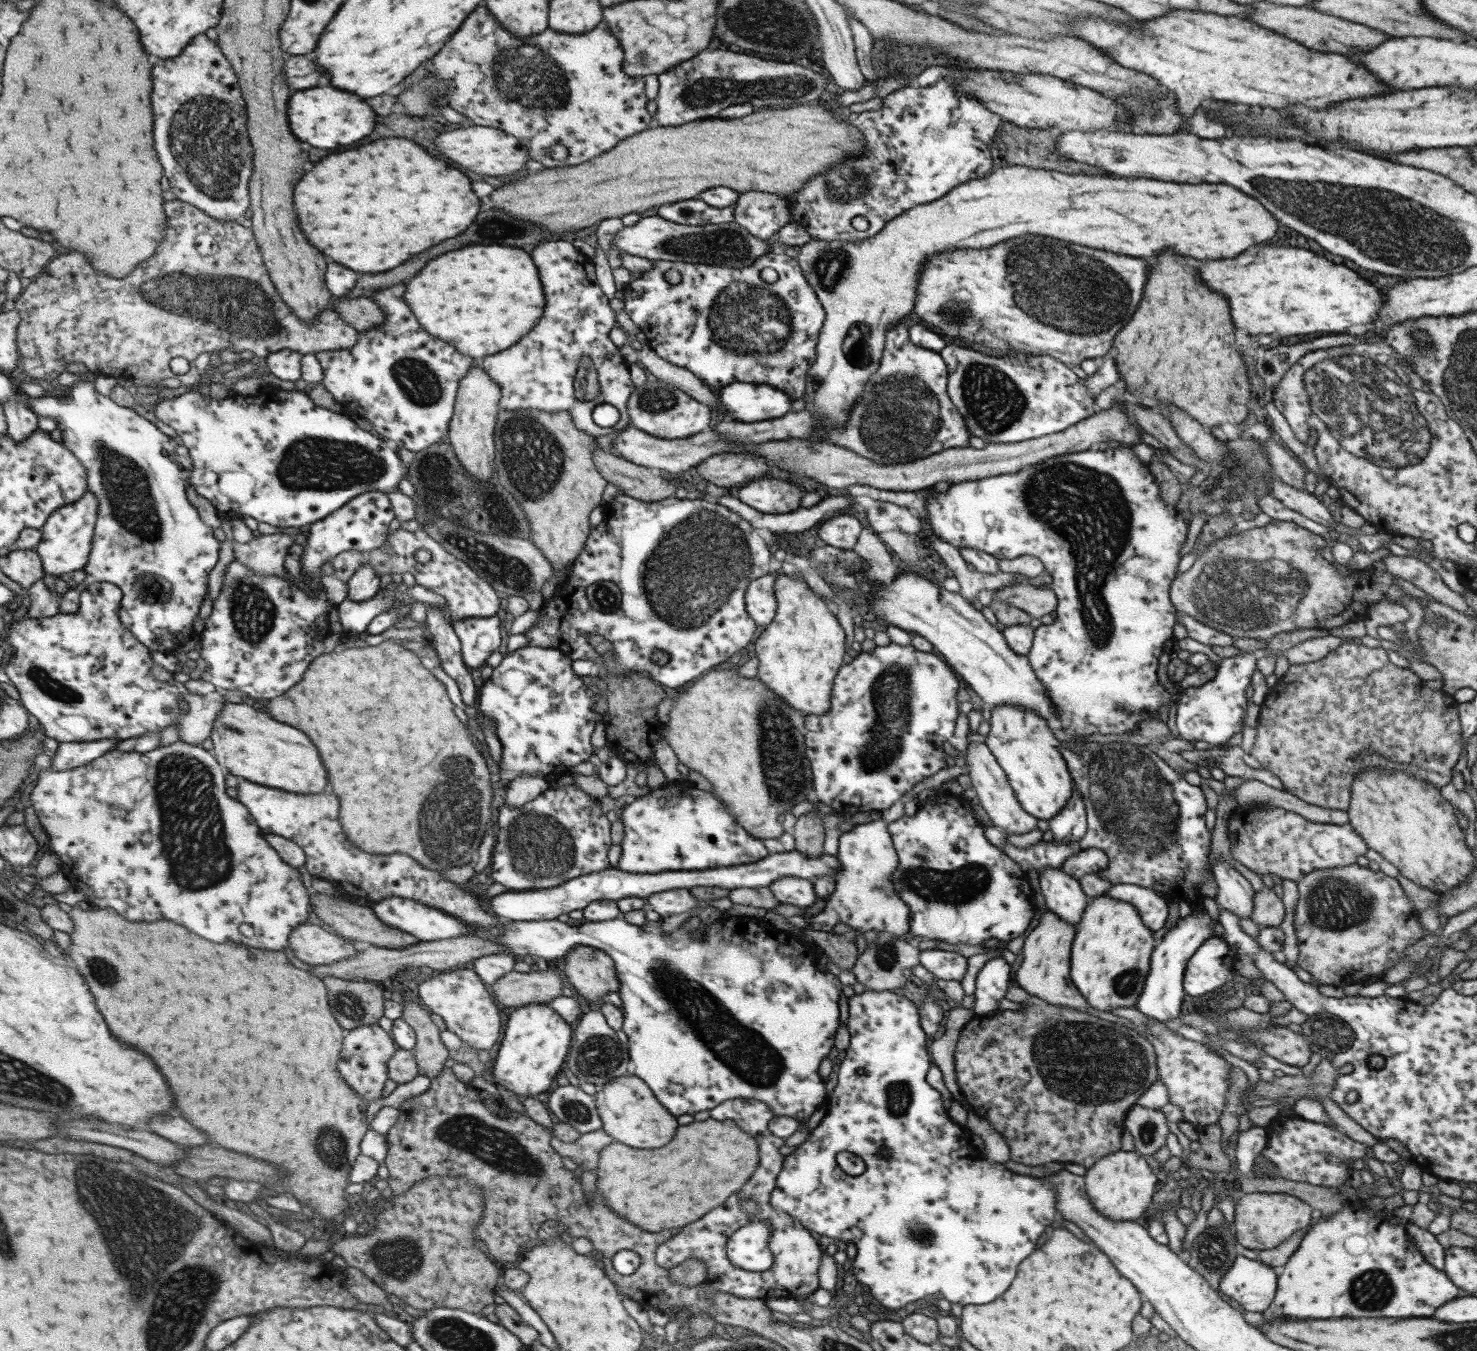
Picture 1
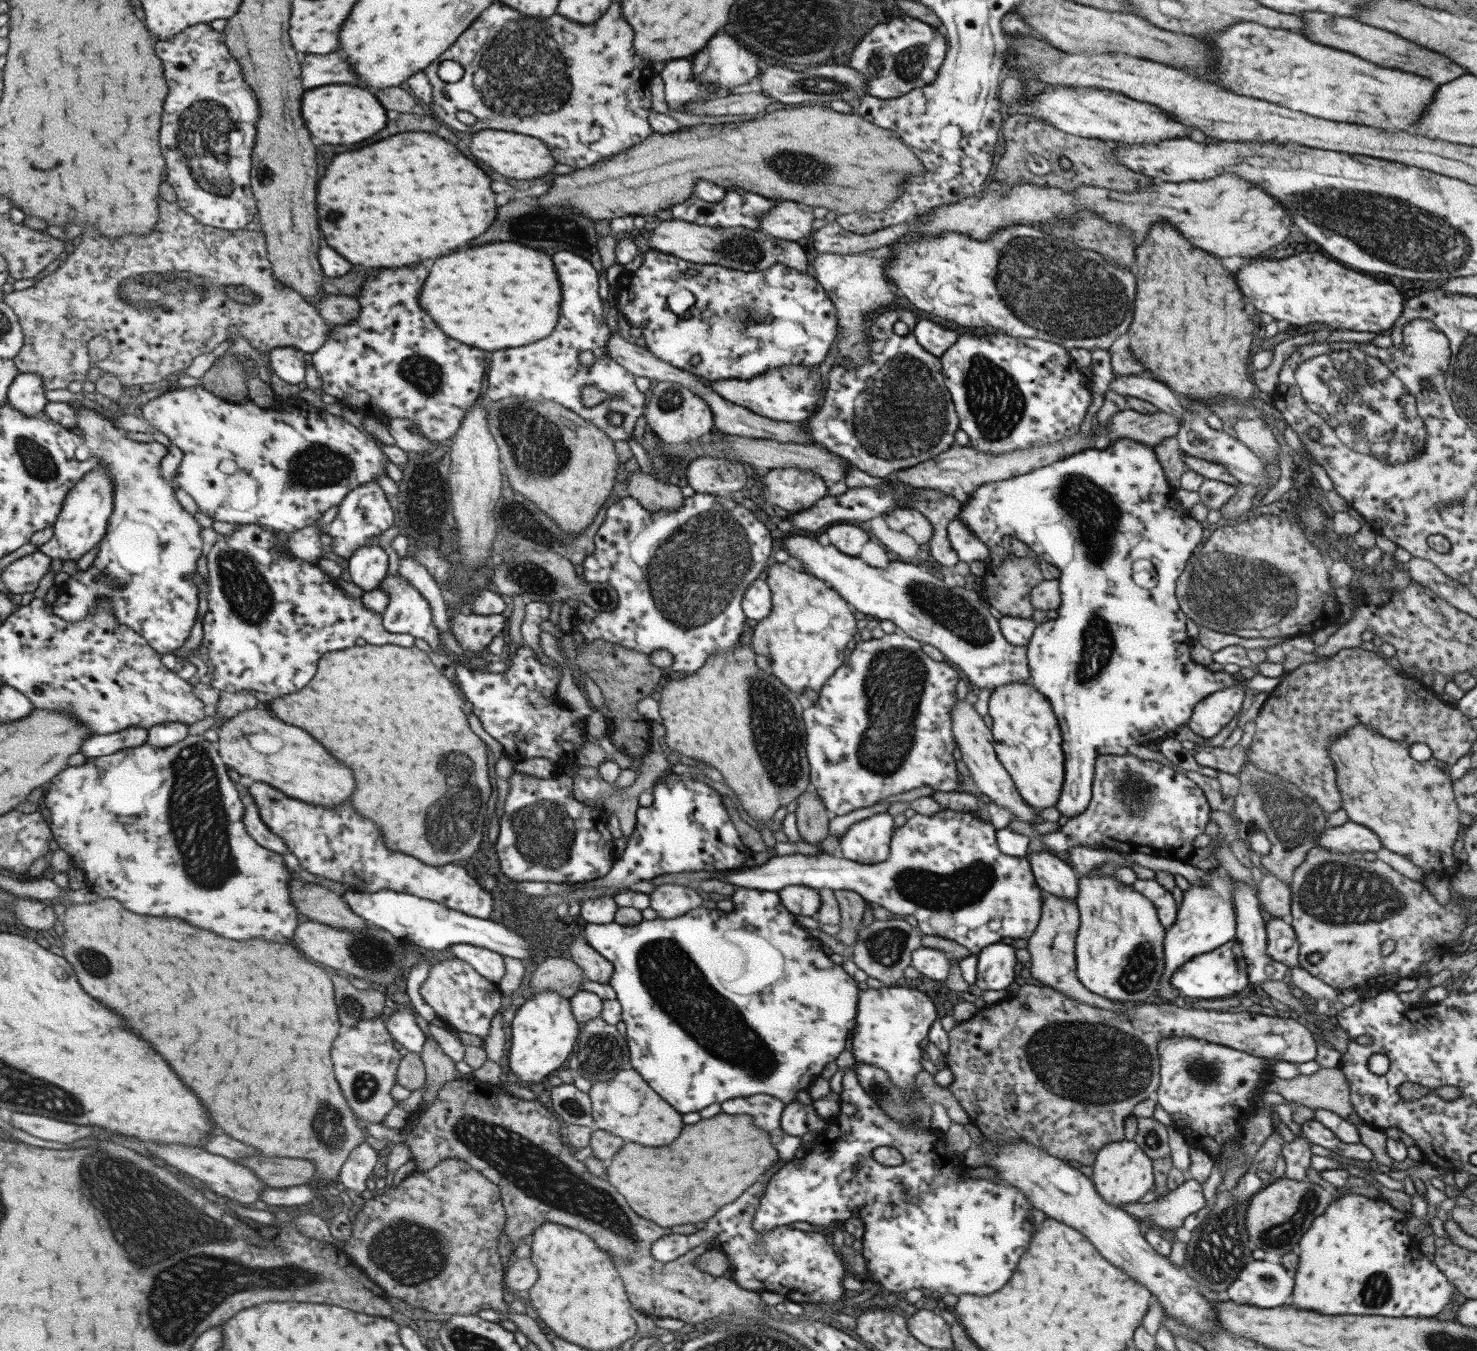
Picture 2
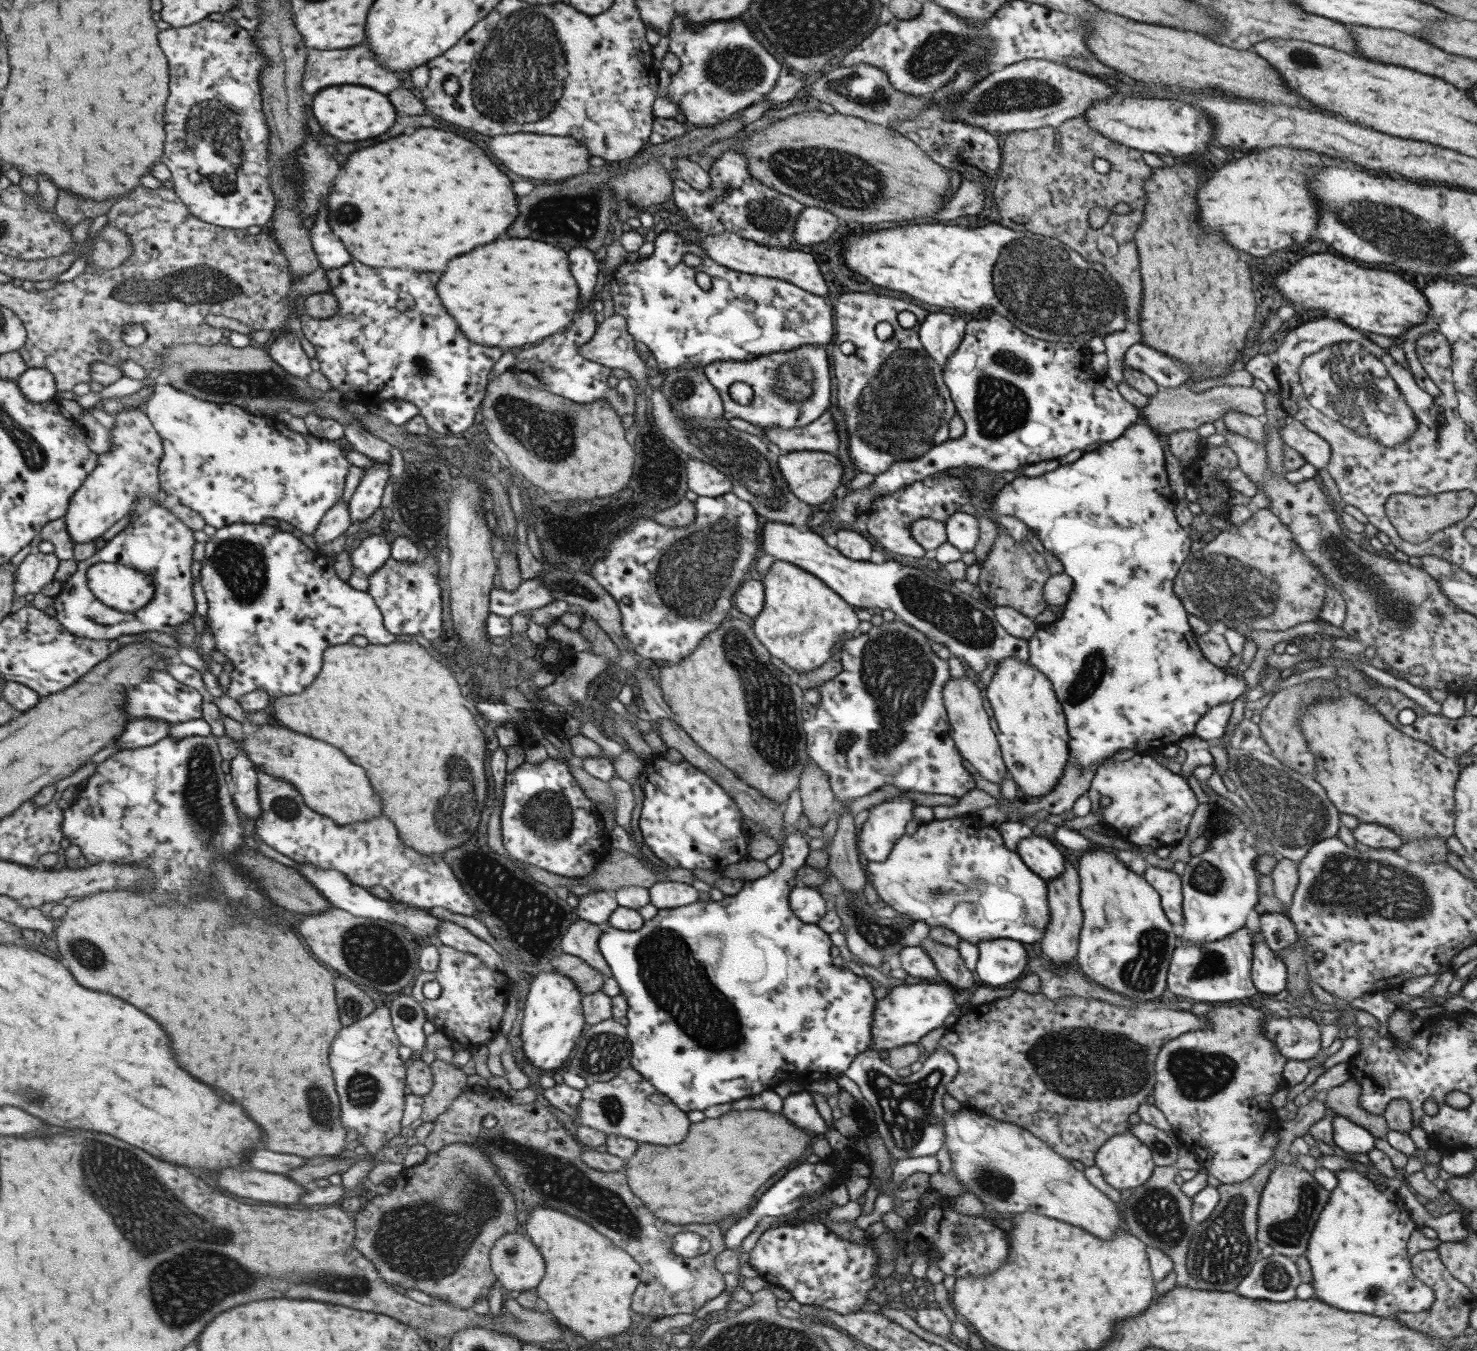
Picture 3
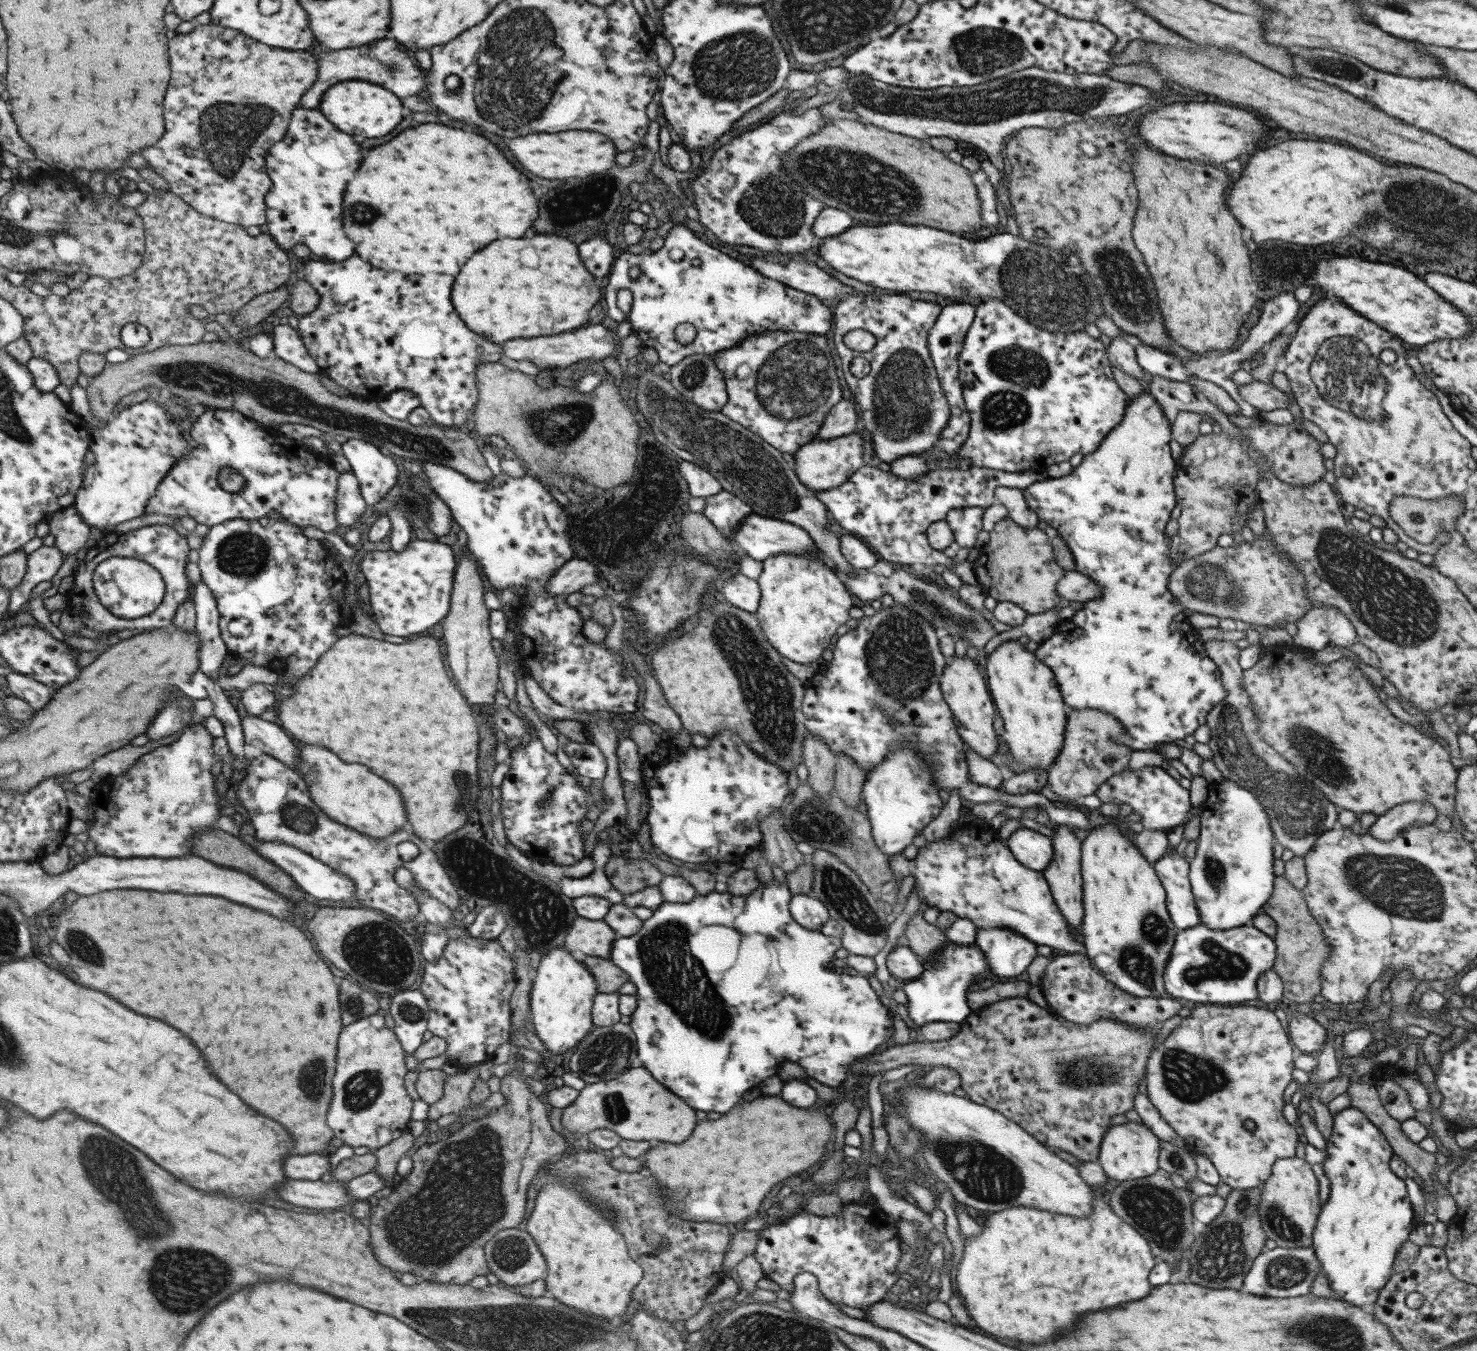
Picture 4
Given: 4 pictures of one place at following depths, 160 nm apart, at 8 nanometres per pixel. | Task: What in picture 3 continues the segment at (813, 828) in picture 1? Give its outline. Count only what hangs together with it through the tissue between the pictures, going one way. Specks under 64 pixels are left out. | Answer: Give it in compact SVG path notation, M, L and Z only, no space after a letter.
M808 760L800 772L798 790L802 813L808 816L810 825L822 828L836 809L828 776Z

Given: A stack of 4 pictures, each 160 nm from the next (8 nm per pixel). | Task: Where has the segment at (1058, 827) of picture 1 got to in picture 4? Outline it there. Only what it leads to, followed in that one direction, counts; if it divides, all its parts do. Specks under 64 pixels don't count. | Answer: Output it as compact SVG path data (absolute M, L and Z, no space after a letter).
M1145 390L1130 399L1130 403L1125 407L1120 423L1113 427L1103 440L1097 445L1097 448L1089 454L1082 456L1077 467L1073 467L1069 474L1062 477L1047 477L1043 480L1033 482L1028 487L1022 489L1026 503L1030 509L1033 509L1038 516L1039 524L1051 534L1057 534L1065 541L1075 566L1073 570L1087 576L1093 580L1099 590L1101 597L1093 601L1087 601L1082 604L1082 608L1075 611L1072 618L1064 622L1057 622L1056 632L1041 642L1035 656L1043 661L1054 674L1055 682L1058 684L1063 703L1070 710L1099 710L1105 714L1111 714L1115 720L1122 724L1133 740L1143 744L1143 748L1153 750L1164 743L1171 743L1174 740L1181 739L1184 736L1192 735L1193 731L1202 724L1206 724L1206 716L1219 702L1225 698L1226 690L1222 687L1220 672L1214 662L1204 653L1204 642L1196 634L1195 628L1190 625L1188 618L1183 614L1184 609L1177 603L1177 600L1167 591L1167 580L1177 564L1174 564L1168 556L1168 546L1170 539L1165 537L1163 530L1169 518L1169 512L1176 504L1174 484L1174 459L1169 454L1168 442L1172 439L1170 433L1170 422L1165 413L1157 404L1157 401Z

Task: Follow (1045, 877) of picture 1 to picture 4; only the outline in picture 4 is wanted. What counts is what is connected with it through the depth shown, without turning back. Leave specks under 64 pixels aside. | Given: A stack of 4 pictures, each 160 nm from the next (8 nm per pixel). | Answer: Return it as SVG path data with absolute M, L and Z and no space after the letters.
M1017 827L1006 839L1007 849L1025 868L1043 872L1053 857L1050 838L1035 830Z

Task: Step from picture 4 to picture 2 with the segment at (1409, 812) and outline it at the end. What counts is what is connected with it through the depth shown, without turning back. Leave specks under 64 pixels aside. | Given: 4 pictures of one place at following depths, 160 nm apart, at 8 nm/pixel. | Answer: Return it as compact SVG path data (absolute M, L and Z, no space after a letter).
M1348 820L1341 826L1326 826L1320 832L1317 845L1313 848L1317 847L1345 854L1350 852L1376 853L1380 848L1380 842L1370 828Z

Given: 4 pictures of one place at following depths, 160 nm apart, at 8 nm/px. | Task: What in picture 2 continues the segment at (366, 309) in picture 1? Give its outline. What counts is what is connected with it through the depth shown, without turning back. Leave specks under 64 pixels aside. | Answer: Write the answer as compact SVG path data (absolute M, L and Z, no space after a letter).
M341 295L321 296L316 307L322 313L322 319L329 325L344 325L355 320L359 312L358 302L354 297Z

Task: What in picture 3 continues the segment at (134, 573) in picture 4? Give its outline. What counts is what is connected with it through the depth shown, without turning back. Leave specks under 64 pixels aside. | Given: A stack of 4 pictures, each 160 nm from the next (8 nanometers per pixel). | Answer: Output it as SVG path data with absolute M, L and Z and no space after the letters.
M97 563L88 571L88 586L105 605L121 612L137 612L153 601L155 576L123 563Z

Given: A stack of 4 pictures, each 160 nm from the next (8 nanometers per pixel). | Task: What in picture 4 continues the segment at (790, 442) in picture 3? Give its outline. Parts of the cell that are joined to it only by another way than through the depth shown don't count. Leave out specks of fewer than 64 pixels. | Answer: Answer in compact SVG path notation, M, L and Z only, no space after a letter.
M841 398L825 415L819 430L813 439L829 440L838 436L851 434L857 424L859 410L850 398Z

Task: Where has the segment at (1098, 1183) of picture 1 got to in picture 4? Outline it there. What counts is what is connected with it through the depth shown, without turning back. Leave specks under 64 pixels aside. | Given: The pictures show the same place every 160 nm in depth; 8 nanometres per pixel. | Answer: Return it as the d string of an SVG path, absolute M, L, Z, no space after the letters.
M1128 1121L1126 1124L1109 1127L1107 1132L1103 1133L1096 1161L1110 1184L1125 1182L1125 1180L1151 1176L1158 1169L1159 1151L1160 1139L1155 1133L1145 1128L1142 1122Z

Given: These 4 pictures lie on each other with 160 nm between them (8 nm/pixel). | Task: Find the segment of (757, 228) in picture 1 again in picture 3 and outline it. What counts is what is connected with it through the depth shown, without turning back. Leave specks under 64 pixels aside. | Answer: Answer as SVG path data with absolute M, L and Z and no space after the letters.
M804 207L795 220L793 241L805 245L826 241L835 236L835 230L839 226L837 220L828 210Z

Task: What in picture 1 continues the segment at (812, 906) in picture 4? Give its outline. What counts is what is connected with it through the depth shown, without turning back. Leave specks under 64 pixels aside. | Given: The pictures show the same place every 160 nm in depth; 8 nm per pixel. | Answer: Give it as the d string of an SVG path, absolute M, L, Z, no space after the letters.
M783 877L772 882L767 888L779 903L805 908L815 902L816 893L812 883L803 878Z

